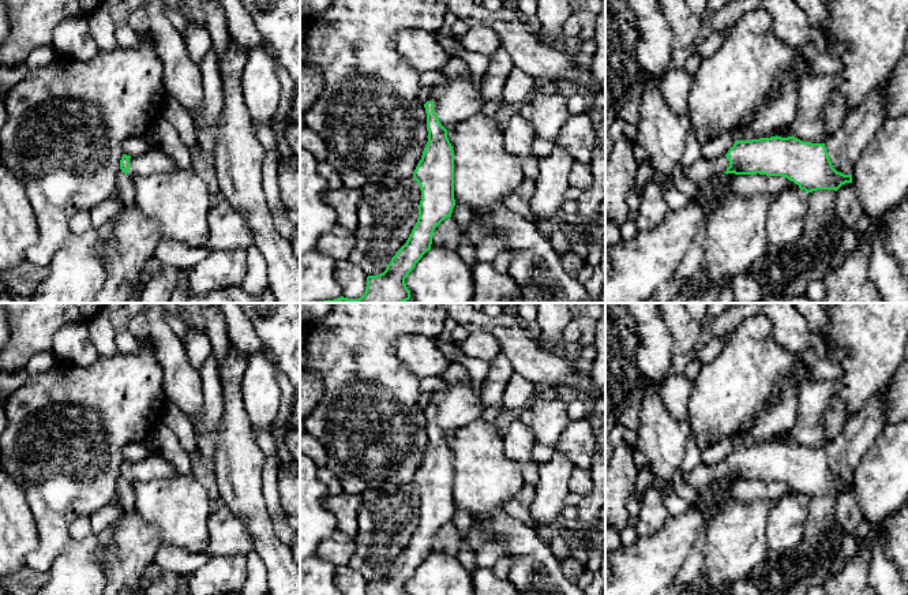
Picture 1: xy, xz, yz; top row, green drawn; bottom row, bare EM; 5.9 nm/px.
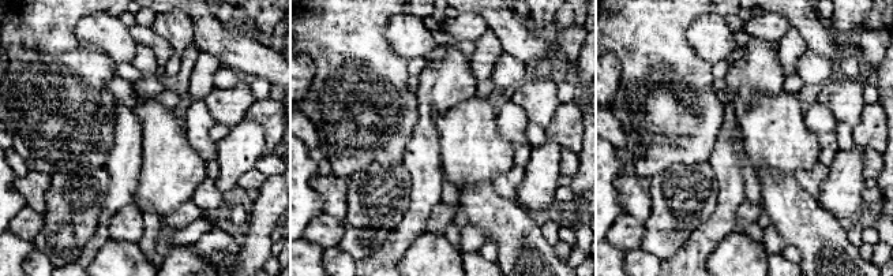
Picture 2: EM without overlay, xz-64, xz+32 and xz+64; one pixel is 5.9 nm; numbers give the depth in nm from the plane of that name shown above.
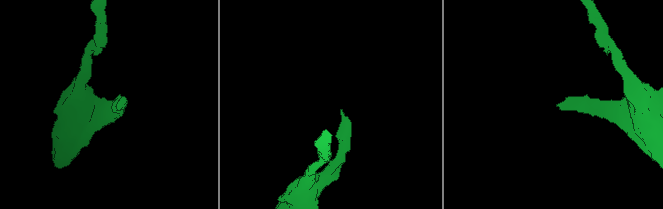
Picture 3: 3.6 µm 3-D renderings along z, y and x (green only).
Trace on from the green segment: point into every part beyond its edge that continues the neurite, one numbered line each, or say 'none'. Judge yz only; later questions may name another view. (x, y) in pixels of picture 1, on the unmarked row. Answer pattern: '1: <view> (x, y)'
1: yz (704, 475)

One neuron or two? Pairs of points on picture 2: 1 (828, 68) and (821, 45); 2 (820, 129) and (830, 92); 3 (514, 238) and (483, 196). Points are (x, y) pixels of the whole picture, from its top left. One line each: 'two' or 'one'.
1: two
2: two
3: one

